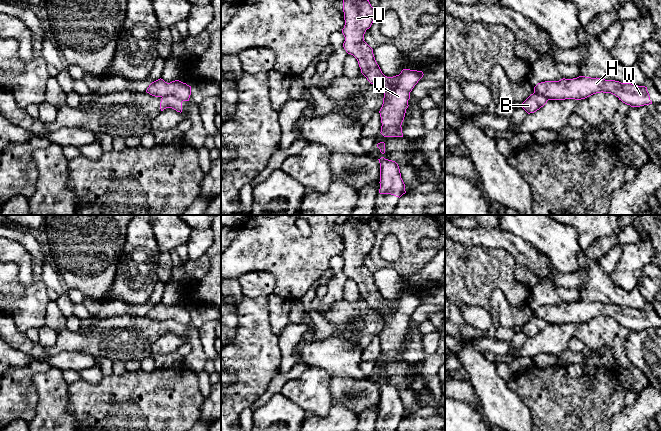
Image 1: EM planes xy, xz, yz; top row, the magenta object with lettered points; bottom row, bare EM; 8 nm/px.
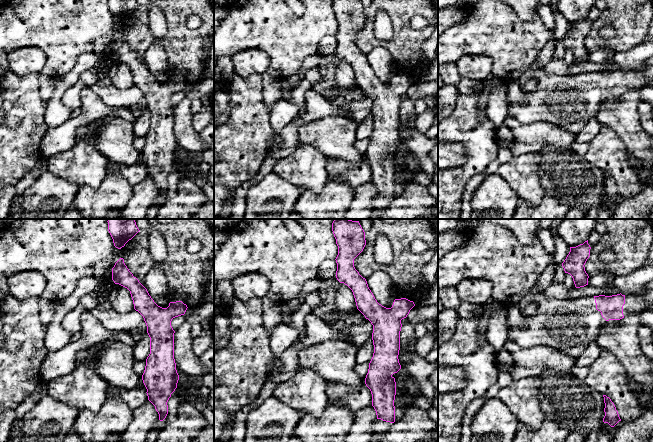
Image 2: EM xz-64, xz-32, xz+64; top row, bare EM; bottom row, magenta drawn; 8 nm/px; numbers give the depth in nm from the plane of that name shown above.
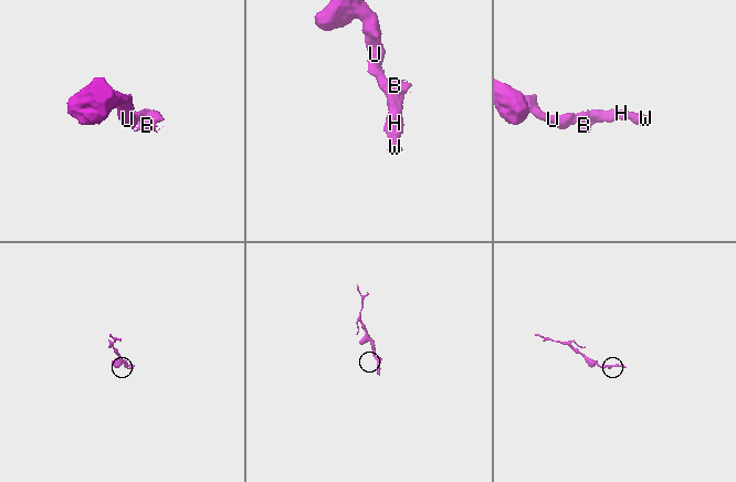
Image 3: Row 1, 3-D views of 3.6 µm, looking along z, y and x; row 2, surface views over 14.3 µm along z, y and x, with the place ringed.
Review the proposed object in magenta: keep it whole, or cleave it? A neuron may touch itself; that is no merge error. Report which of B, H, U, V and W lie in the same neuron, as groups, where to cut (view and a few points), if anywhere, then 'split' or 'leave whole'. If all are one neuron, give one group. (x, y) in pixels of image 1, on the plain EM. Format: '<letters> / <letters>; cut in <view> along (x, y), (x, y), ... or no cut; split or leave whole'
B / H U V W; cut in xz along (401, 297), (399, 307), (392, 312); split

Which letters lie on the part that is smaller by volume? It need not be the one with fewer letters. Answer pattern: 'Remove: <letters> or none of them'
Remove: B

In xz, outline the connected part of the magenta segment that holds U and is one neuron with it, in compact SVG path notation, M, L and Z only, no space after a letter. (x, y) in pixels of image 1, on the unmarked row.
M347 218L343 223L343 236L344 273L357 283L361 297L367 304L384 317L379 335L382 347L380 357L384 361L403 361L401 349L409 330L410 316L424 298L422 295L403 293L398 310L392 312L389 302L382 297L375 284L373 273L364 265L364 258L375 241L369 224Z

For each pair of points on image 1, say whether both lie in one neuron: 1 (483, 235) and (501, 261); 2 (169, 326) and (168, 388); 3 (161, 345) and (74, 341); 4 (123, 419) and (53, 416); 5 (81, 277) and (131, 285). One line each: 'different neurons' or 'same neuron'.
1: different neurons
2: different neurons
3: different neurons
4: different neurons
5: different neurons

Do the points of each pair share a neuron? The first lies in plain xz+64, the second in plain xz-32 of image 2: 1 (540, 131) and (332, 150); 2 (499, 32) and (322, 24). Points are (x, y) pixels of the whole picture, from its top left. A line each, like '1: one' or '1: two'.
1: one
2: one

